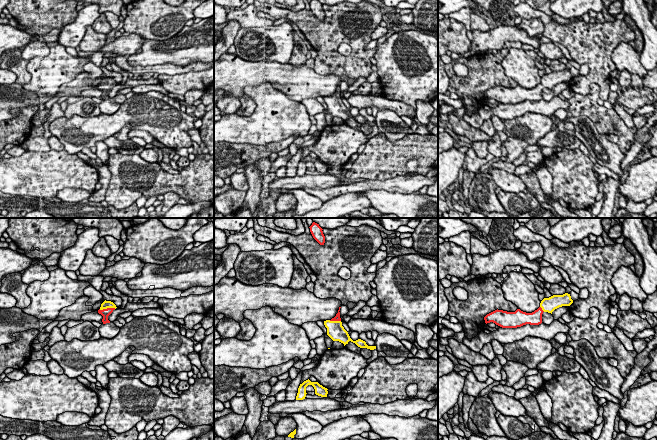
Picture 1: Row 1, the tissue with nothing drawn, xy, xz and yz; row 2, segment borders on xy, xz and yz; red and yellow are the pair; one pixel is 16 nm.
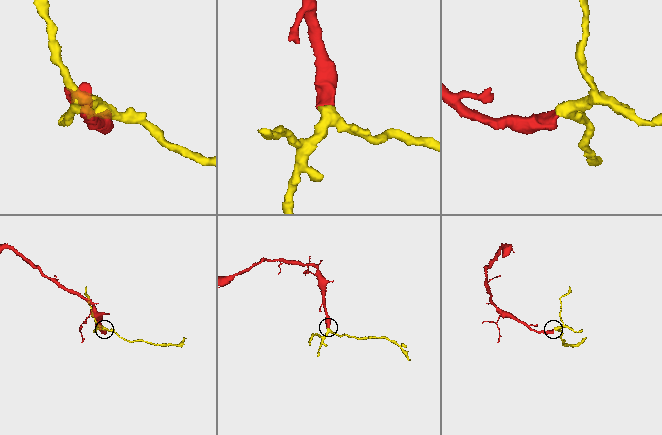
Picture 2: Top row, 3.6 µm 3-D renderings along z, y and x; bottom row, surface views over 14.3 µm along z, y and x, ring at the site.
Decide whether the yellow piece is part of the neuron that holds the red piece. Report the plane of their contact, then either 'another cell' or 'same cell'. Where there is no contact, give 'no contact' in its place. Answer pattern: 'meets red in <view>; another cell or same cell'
meets red in xy; same cell

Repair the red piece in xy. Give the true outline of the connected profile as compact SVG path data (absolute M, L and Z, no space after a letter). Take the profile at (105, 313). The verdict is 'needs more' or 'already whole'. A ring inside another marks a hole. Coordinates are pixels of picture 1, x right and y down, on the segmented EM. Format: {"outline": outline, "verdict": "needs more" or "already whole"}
{"outline": "M104 301L101 304L100 309L98 310L98 313L103 316L102 322L103 324L110 323L108 320L108 316L116 309L116 305L111 301Z", "verdict": "needs more"}

